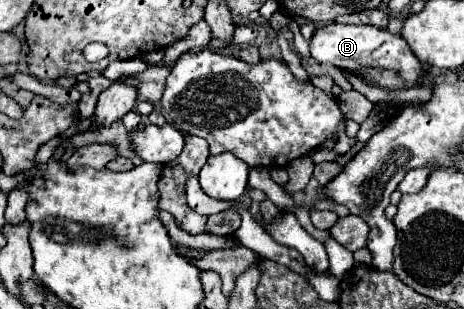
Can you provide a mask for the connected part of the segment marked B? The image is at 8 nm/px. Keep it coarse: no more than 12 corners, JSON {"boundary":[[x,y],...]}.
{"boundary":[[328,24],[310,56],[336,68],[396,70],[408,86],[422,64],[376,26]]}

